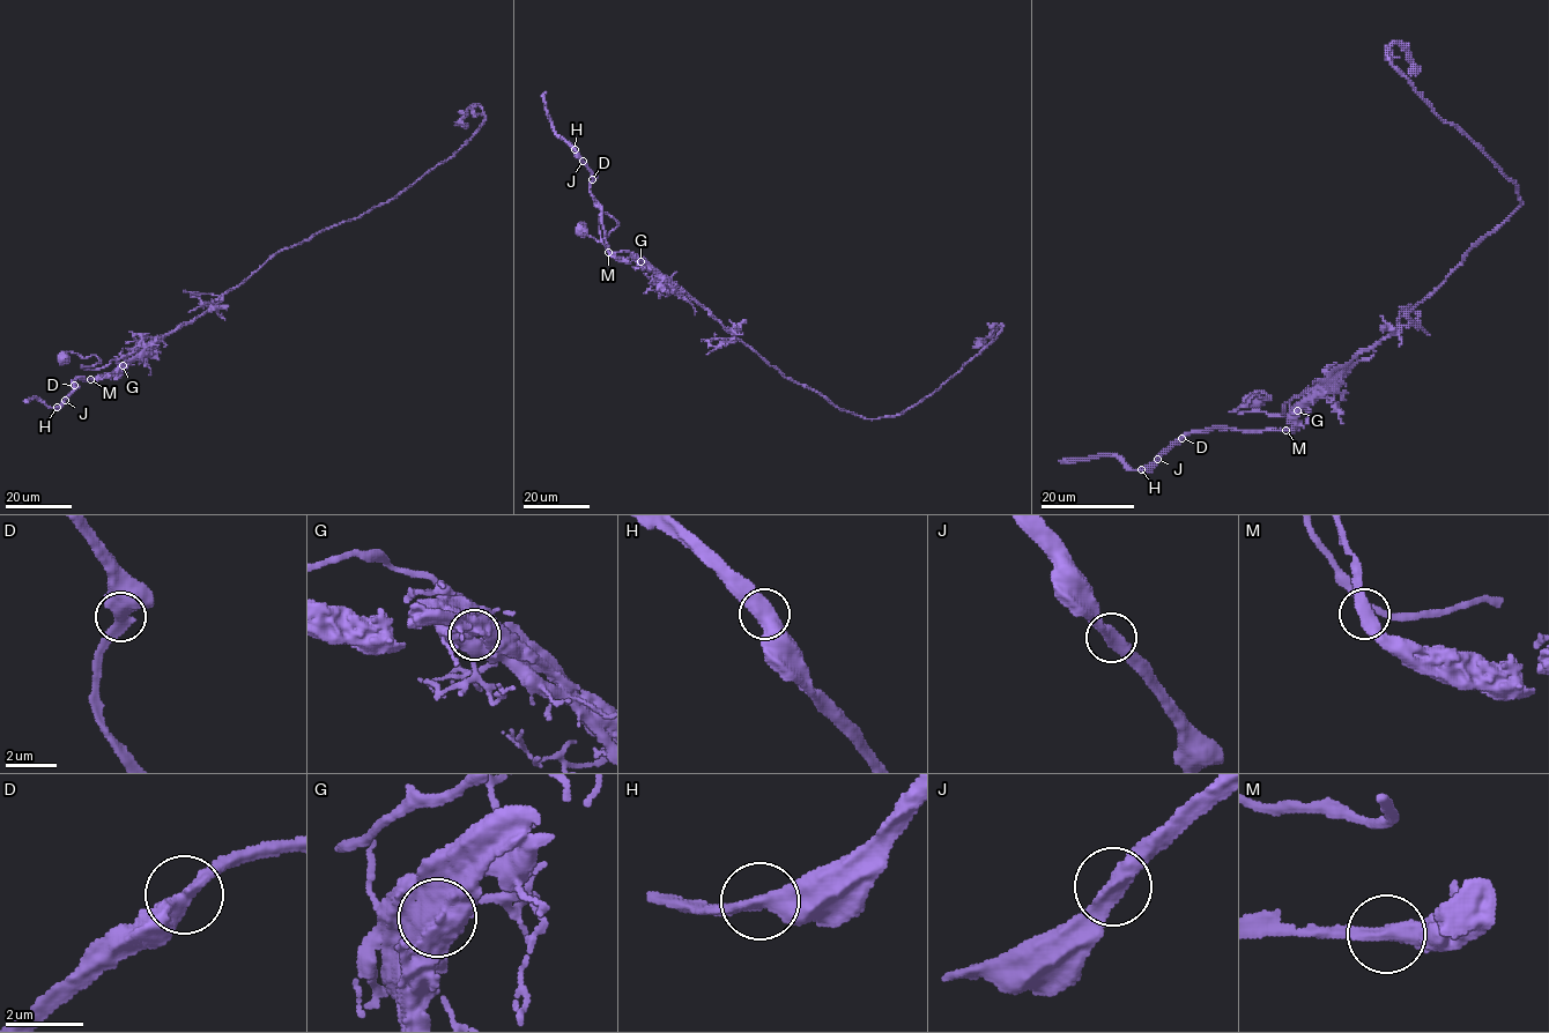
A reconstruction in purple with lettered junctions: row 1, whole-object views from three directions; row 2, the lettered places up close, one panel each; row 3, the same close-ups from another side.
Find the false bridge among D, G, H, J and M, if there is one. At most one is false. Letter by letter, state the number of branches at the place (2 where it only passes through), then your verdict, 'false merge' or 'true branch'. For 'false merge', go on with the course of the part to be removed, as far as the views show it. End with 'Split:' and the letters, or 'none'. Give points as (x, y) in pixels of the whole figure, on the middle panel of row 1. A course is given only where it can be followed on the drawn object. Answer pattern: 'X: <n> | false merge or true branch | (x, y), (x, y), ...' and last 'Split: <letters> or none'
D: 2 | true branch
G: 2 | false merge | (639, 260), (620, 261), (608, 250), (601, 208), (591, 193), (592, 171), (556, 133), (547, 110), (546, 93)
H: 2 | true branch
J: 2 | true branch
M: 2 | true branch
Split: G

